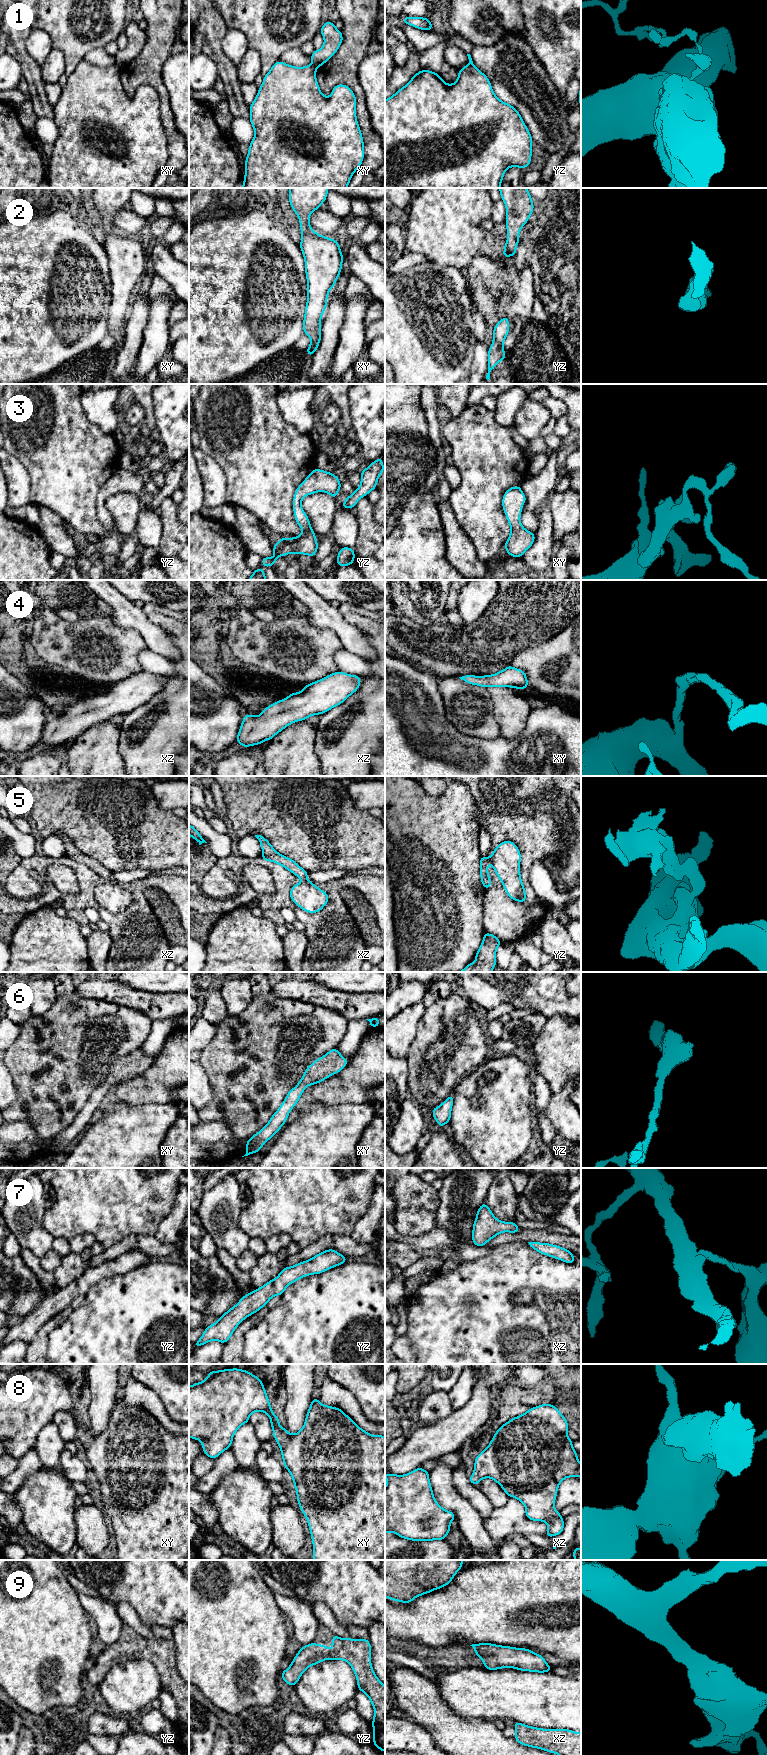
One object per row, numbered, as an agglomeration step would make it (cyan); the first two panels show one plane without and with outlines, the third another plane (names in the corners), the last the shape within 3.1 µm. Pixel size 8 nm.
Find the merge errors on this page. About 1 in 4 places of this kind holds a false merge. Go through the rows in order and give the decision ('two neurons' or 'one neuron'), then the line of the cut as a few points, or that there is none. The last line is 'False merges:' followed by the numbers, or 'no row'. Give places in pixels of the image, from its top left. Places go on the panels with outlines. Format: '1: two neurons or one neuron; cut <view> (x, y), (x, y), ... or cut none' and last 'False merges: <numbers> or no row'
1: two neurons; cut xy (312, 64), (316, 68)
2: one neuron; cut none
3: one neuron; cut none
4: one neuron; cut none
5: two neurons; cut xz (304, 880), (307, 881)
6: one neuron; cut none
7: one neuron; cut none
8: one neuron; cut none
9: one neuron; cut none
False merges: 1, 5

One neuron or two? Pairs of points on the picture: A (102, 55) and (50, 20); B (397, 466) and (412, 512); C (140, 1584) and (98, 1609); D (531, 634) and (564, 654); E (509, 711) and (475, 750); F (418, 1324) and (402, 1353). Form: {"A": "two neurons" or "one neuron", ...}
{"A": "two neurons", "B": "two neurons", "C": "two neurons", "D": "two neurons", "E": "two neurons", "F": "two neurons"}

